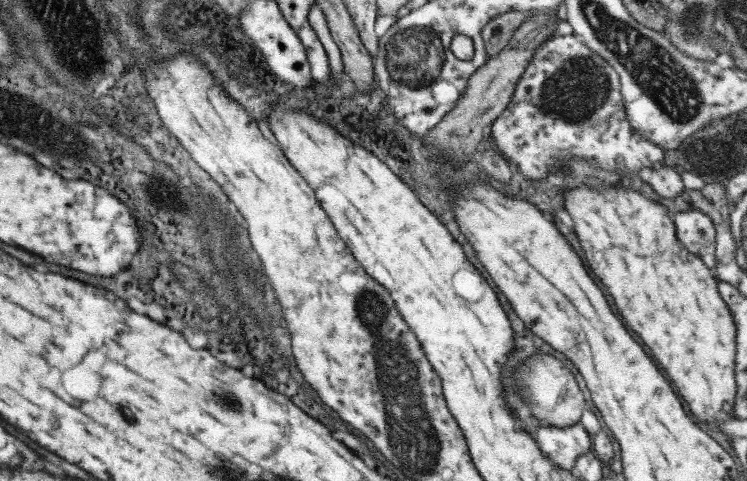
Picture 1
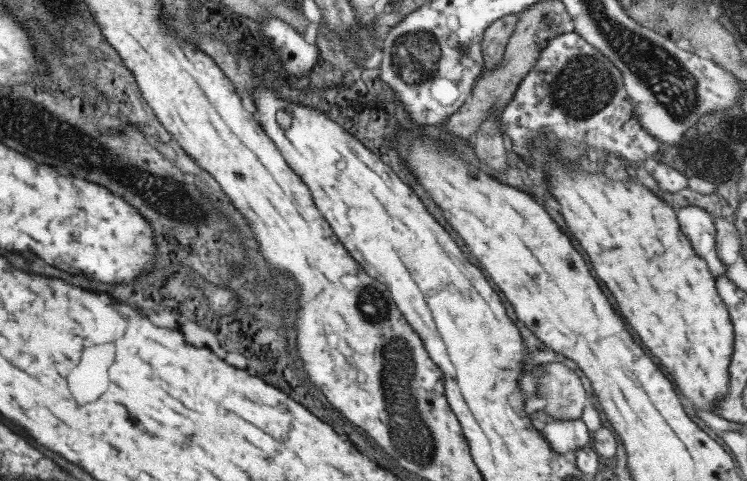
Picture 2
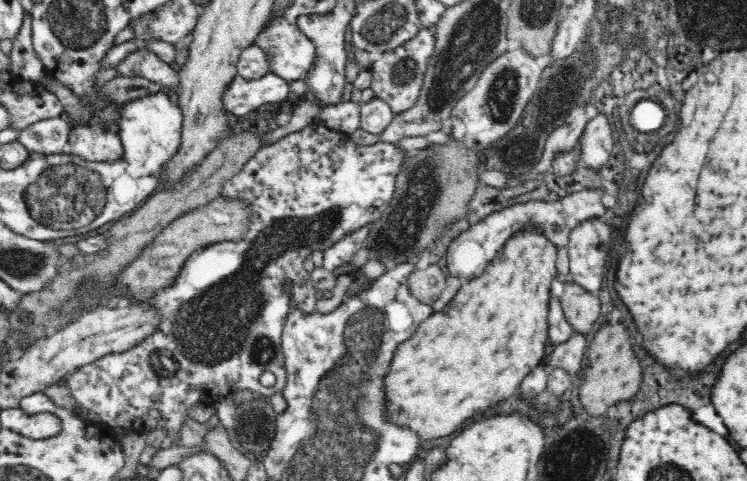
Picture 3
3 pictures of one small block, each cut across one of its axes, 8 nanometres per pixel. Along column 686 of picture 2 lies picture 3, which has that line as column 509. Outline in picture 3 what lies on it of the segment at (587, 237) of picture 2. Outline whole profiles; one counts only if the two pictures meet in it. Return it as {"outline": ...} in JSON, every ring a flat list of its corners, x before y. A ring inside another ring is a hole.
{"outline":[[530,224,528,228,516,232,514,236,510,236,502,250,496,252,496,258,492,260,492,264,488,264,488,268,484,270,482,276,474,278,474,280,468,280,460,286,458,294,450,300,450,304,442,310,442,312,432,312,430,318,426,318,426,322,422,322,418,326,418,330,414,332,414,336,410,340,406,340,404,344,398,346,392,362,390,362,390,368,386,372,386,378,384,378,384,392,386,392,386,414,388,414,388,420,396,426,406,426,410,430,414,430,418,434,418,438,422,442,426,440,436,440,436,438,444,438,452,432,458,432,462,430,466,424,470,424,476,416,484,416,488,414,490,410,496,408,496,404,508,400,512,394,516,394,516,388,518,384,522,384,522,380,536,368,544,362,546,358,546,342,548,342,548,312,550,312,550,284,552,280,558,276,558,270,556,270,556,244,550,242,542,228,536,226,536,224]]}

